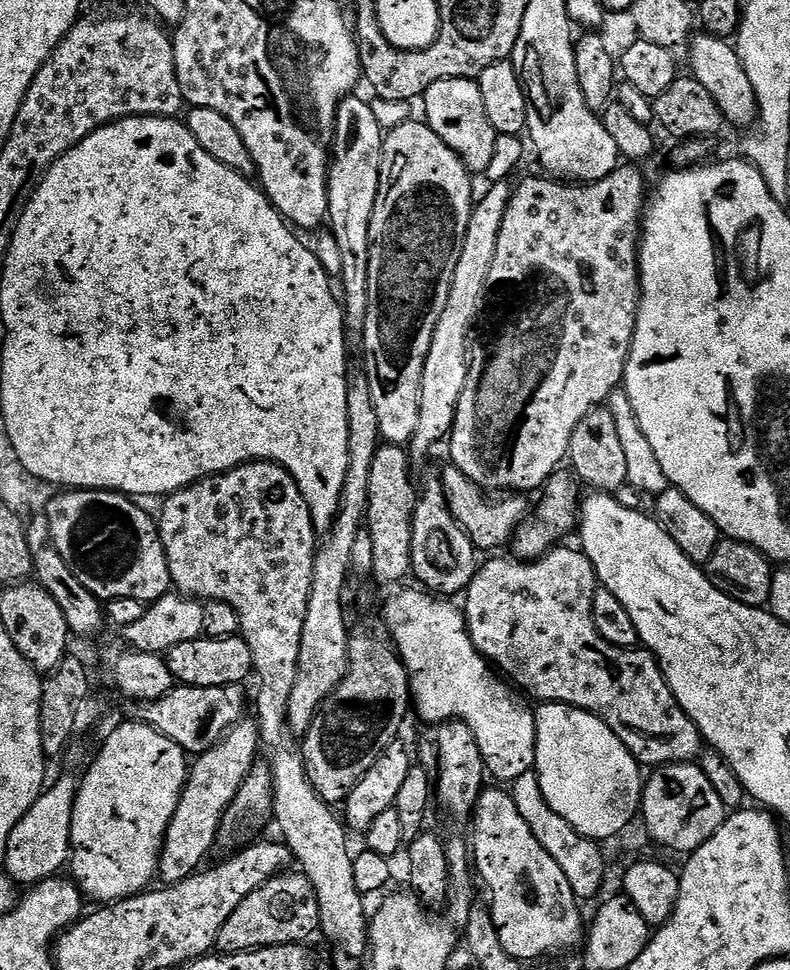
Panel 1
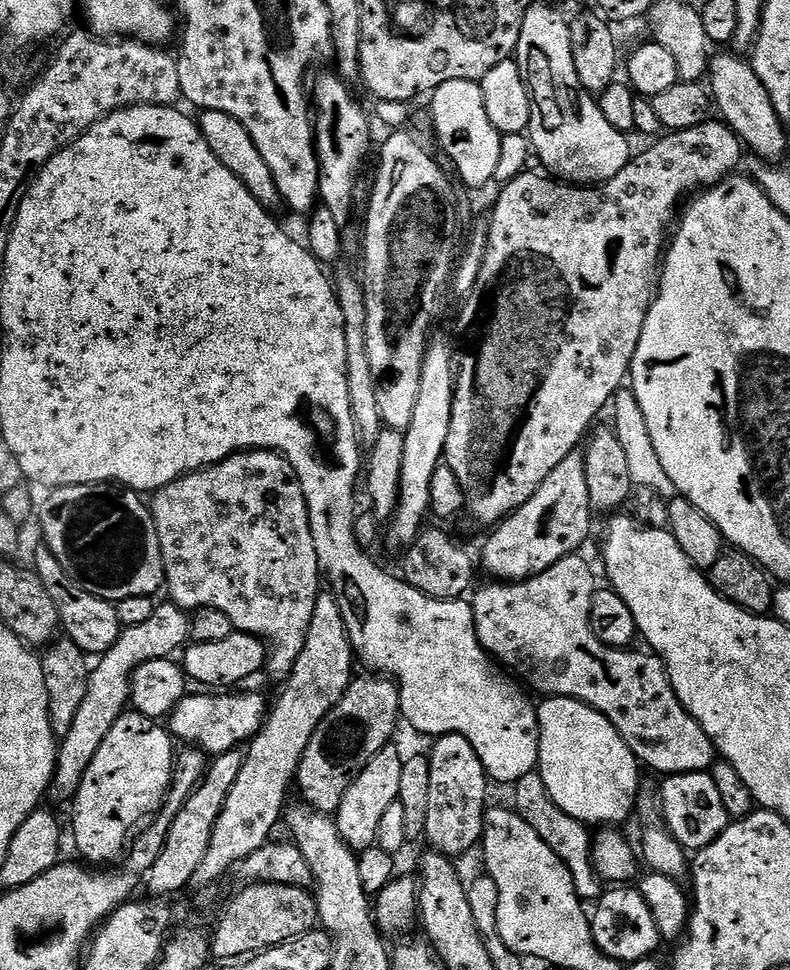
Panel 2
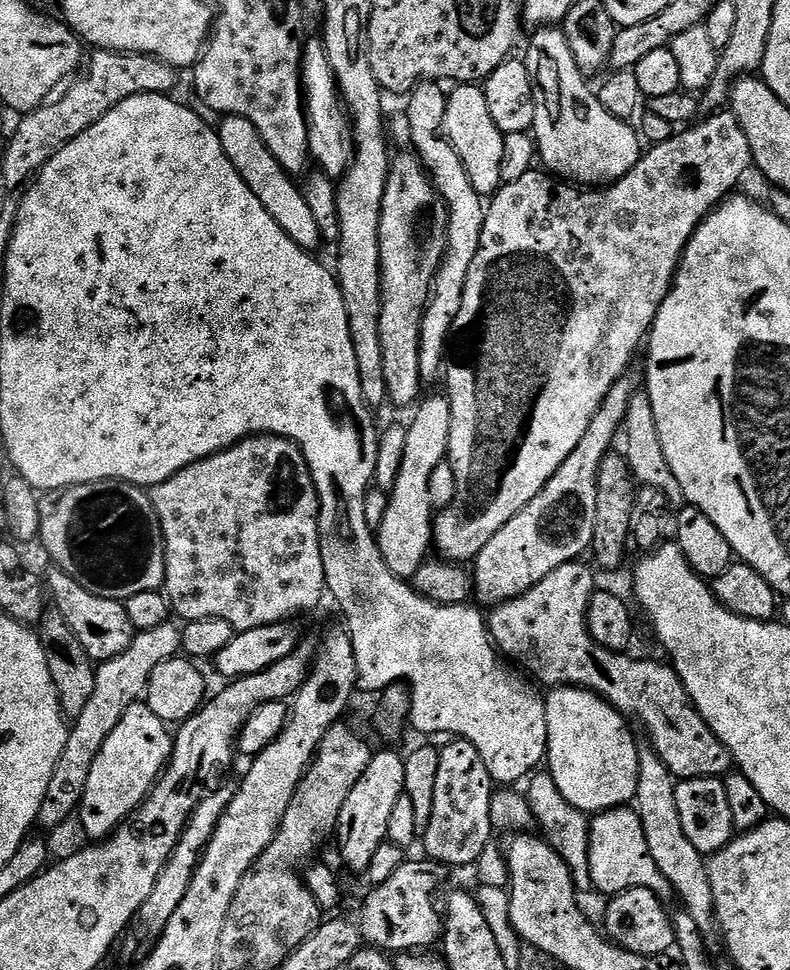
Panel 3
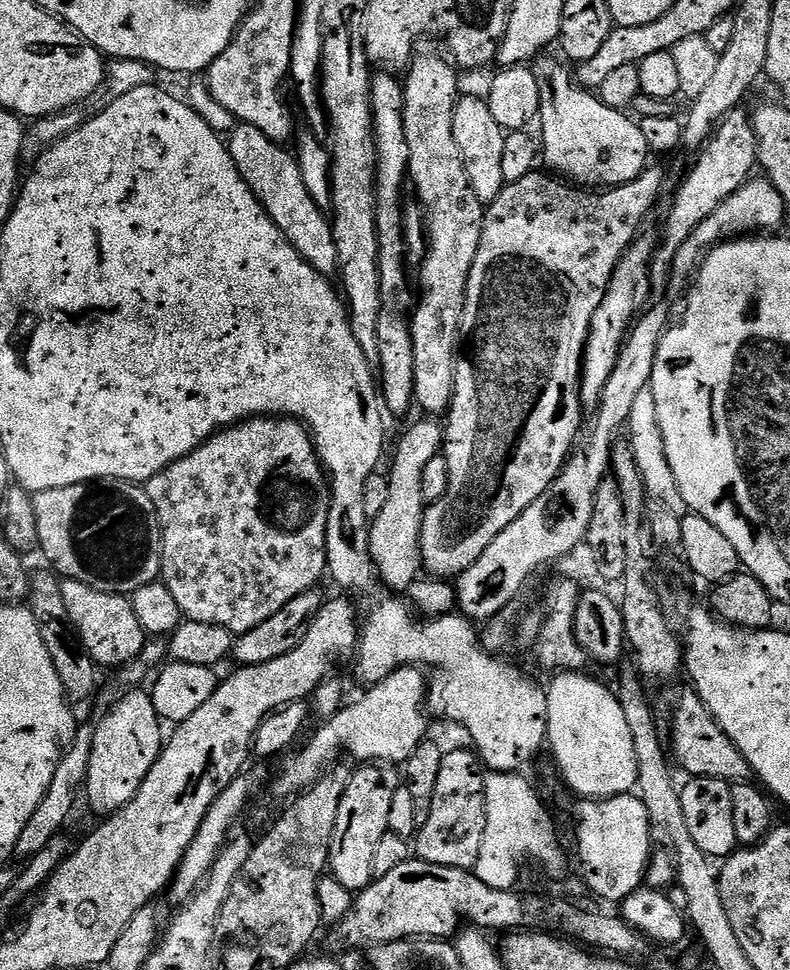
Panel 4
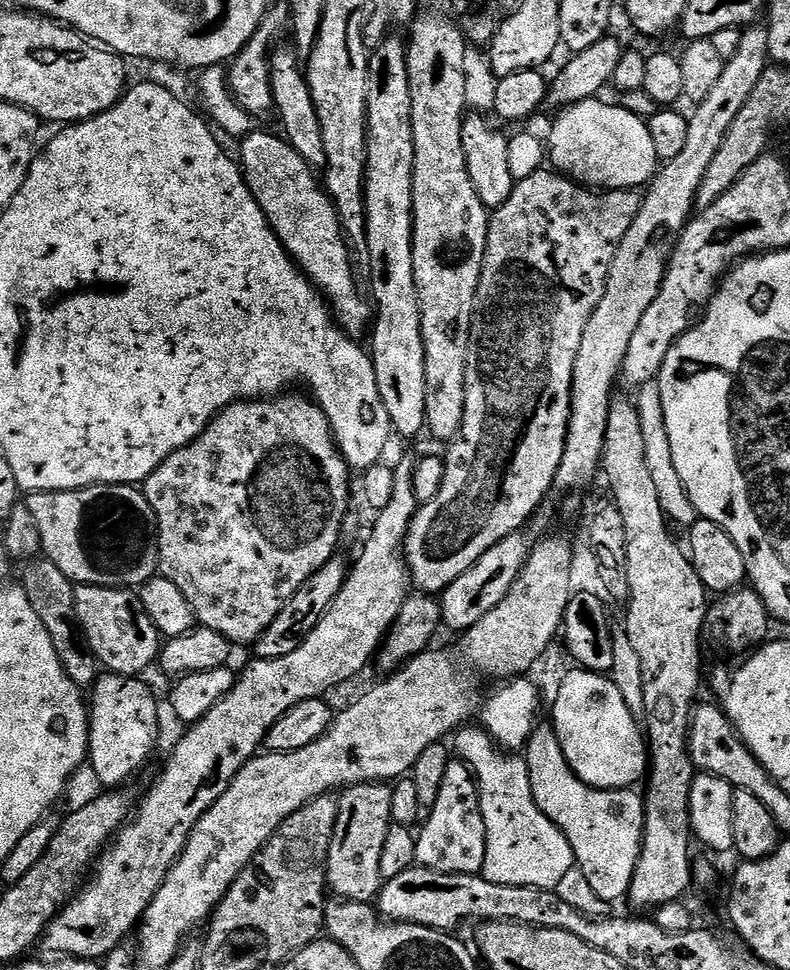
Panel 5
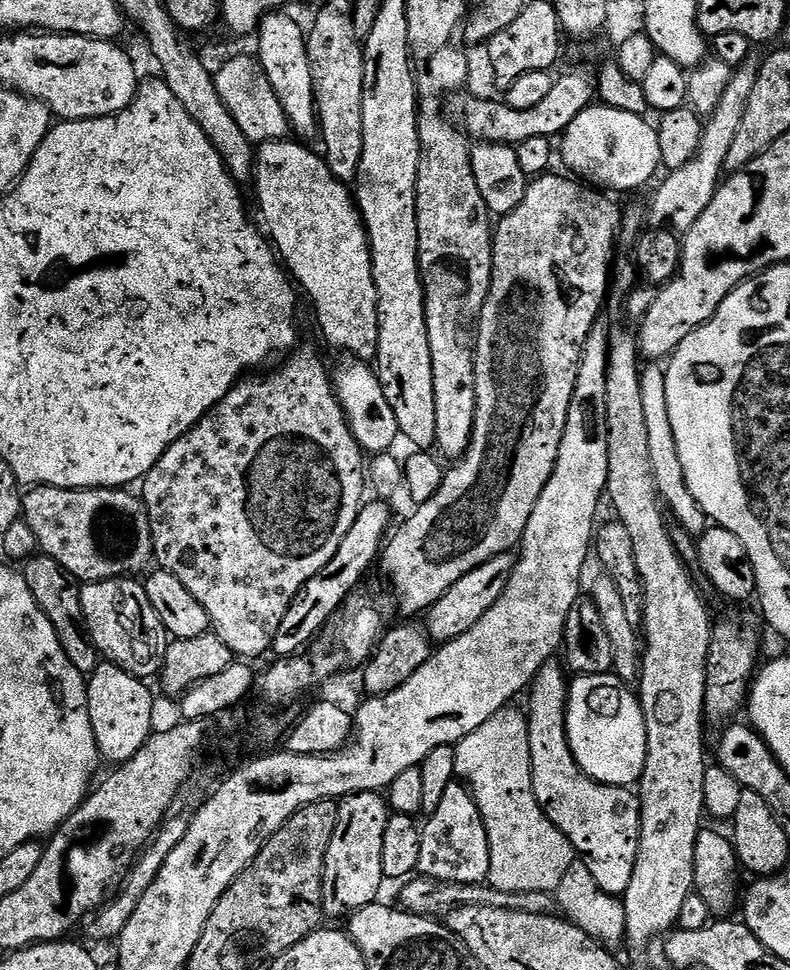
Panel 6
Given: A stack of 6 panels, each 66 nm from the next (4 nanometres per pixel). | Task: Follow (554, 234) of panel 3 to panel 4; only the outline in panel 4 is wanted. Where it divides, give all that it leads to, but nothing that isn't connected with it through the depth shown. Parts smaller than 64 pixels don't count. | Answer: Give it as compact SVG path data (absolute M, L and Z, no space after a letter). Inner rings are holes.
M743 111L731 112L724 121L712 133L711 140L704 145L700 156L692 164L692 169L684 176L684 181L680 184L680 189L676 192L676 197L672 200L672 209L668 212L668 225L664 228L664 244L659 245L658 251L652 262L652 279L660 282L667 281L670 276L670 265L676 256L676 251L683 246L690 238L690 234L726 198L733 196L742 185L748 183L753 175L752 167L757 167L756 159L756 135L752 129L751 119L747 115L743 116ZM648 166L648 167L647 167L647 168L645 168L645 170L644 170L644 172L643 172L643 173L641 173L641 175L640 175L640 176L638 176L638 177L636 177L636 178L634 178L634 180L633 180L633 181L630 181L630 182L626 182L626 183L625 183L625 184L624 184L624 185L618 185L618 186L616 186L616 187L609 187L609 188L608 188L608 189L607 189L607 190L604 190L604 191L600 191L600 190L585 190L585 189L584 189L584 188L583 188L583 187L580 187L580 186L573 186L573 185L572 185L572 184L571 184L571 183L568 183L568 182L565 182L565 181L564 181L564 180L563 180L563 179L560 179L560 178L557 178L557 177L556 177L556 176L555 176L555 175L552 175L552 174L549 174L549 175L550 175L550 176L543 176L543 174L542 174L542 173L540 173L540 170L534 170L534 171L533 171L533 172L532 172L532 173L530 173L530 174L529 174L529 175L528 175L528 176L527 176L527 177L526 177L526 178L522 178L522 179L521 179L521 180L519 180L519 181L518 181L518 182L514 182L514 183L513 183L513 184L505 184L505 185L504 185L504 188L503 188L503 190L502 190L502 191L501 191L501 192L500 192L500 197L498 197L498 198L497 198L497 199L496 199L496 201L495 201L495 202L493 202L493 203L492 203L492 204L489 204L489 205L487 205L487 208L486 208L486 211L485 211L485 214L484 214L484 233L483 233L483 234L482 234L482 238L481 238L481 239L480 239L480 245L479 245L479 246L478 246L478 254L477 254L477 255L476 255L476 263L477 263L477 265L480 265L480 266L483 266L483 264L485 264L485 266L486 266L486 267L488 267L488 269L486 269L486 270L485 270L485 272L484 272L484 301L482 301L482 302L481 302L481 304L480 304L480 313L478 313L478 314L477 314L477 316L476 316L476 329L474 329L474 330L473 330L473 332L472 332L472 345L470 345L470 346L469 346L469 348L468 348L468 357L466 357L466 358L465 358L465 360L464 360L464 357L463 357L463 358L460 358L460 359L457 359L457 361L456 361L456 381L455 381L455 382L454 382L454 390L455 390L455 391L456 391L456 392L455 392L455 394L454 394L454 395L452 395L452 406L451 406L451 408L450 408L450 409L449 409L449 410L448 410L448 412L447 412L447 414L446 414L446 421L447 421L447 420L448 420L448 424L447 424L447 423L445 423L445 424L444 424L444 425L443 425L443 430L444 430L444 447L443 447L443 449L442 449L442 454L443 454L443 456L444 456L444 457L445 457L445 458L447 458L447 459L448 459L448 465L449 465L449 466L450 466L450 482L449 482L449 483L448 483L448 492L447 492L447 493L446 493L446 495L444 495L444 496L443 496L443 497L442 497L442 499L440 499L440 500L439 500L439 501L438 501L438 502L434 502L434 503L433 503L433 504L429 504L429 505L427 505L427 507L425 507L425 509L424 509L424 521L423 521L423 522L422 522L422 538L421 538L421 539L420 539L420 555L421 555L421 557L422 557L422 568L423 568L423 571L424 571L424 572L425 572L425 573L427 573L427 575L428 575L428 576L429 576L429 577L432 577L432 578L459 578L459 576L461 576L461 574L463 574L463 573L464 573L464 572L465 572L465 570L466 570L466 569L467 569L467 568L469 568L469 567L470 567L470 566L474 566L474 562L478 562L478 558L482 558L482 550L486 550L486 546L490 546L490 542L494 542L494 538L498 538L498 534L502 534L502 530L506 530L506 526L510 526L510 522L514 522L514 518L518 518L518 517L519 517L519 516L520 516L520 515L521 515L521 514L522 514L522 510L526 510L526 506L530 506L530 505L531 505L531 504L533 504L533 503L534 503L534 502L535 502L535 500L537 500L537 498L539 498L539 497L540 497L540 495L542 495L542 493L544 493L544 491L545 491L545 490L547 490L547 489L548 489L548 488L549 488L549 487L550 487L550 486L551 486L551 484L552 484L552 483L553 483L553 482L555 482L555 480L556 480L556 477L557 477L557 476L559 476L559 475L560 475L560 473L561 473L561 472L563 472L563 470L564 470L564 466L565 466L565 464L567 464L567 463L568 463L568 461L569 461L569 459L570 459L570 457L571 457L571 456L572 456L572 455L573 455L573 452L574 452L574 447L573 447L573 448L572 448L572 443L574 443L574 442L575 442L575 440L576 440L576 435L578 435L578 434L579 434L579 432L580 432L580 416L581 416L581 417L582 417L582 409L581 409L581 406L580 406L580 365L581 365L581 364L583 364L583 363L584 363L584 347L585 347L585 346L586 346L586 342L587 342L587 341L588 341L588 331L589 331L589 330L590 330L590 322L591 322L591 321L592 321L592 319L593 319L593 318L594 318L594 312L595 312L595 311L596 311L596 310L598 310L598 306L602 306L602 298L603 298L603 297L604 297L604 295L605 295L605 294L606 294L606 290L607 290L607 289L608 289L608 283L609 283L609 282L610 282L610 280L611 280L611 278L612 278L612 275L613 275L613 274L614 274L614 272L615 272L615 270L616 270L616 267L617 267L617 266L618 266L618 264L619 264L619 262L620 262L620 257L621 257L621 256L623 256L623 254L624 254L624 252L625 252L625 251L626 251L626 250L627 250L627 248L629 248L629 246L631 246L631 244L632 244L632 241L633 241L633 240L635 240L635 239L636 239L636 237L637 237L637 235L638 235L638 233L639 233L639 232L640 232L640 231L641 231L641 228L640 228L640 223L642 223L642 222L643 222L643 220L644 220L644 219L646 219L646 218L647 218L647 216L648 216L648 215L650 215L650 214L651 214L651 212L652 212L652 207L654 207L654 206L655 206L655 204L656 204L656 199L658 199L658 198L659 198L659 196L660 196L660 191L662 191L662 190L663 190L663 188L664 188L664 176L663 176L663 174L662 174L662 173L660 173L660 172L659 172L659 170L658 170L658 169L656 169L656 168L653 168L653 166Z

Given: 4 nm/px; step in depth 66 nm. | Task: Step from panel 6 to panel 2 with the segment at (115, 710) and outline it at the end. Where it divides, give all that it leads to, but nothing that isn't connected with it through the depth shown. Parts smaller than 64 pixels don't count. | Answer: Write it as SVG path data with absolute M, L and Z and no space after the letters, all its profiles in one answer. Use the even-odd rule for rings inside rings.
M125 711L124 715L118 718L118 722L114 722L110 734L106 734L106 738L102 741L102 746L98 746L98 754L94 754L94 762L90 762L82 778L82 786L70 805L72 836L76 839L76 848L80 851L81 861L92 866L115 865L112 863L116 859L119 861L125 855L126 845L133 835L132 827L140 823L143 825L164 807L178 755L177 749L172 749L172 744L174 745L174 740L169 729L163 723L142 715L141 712Z

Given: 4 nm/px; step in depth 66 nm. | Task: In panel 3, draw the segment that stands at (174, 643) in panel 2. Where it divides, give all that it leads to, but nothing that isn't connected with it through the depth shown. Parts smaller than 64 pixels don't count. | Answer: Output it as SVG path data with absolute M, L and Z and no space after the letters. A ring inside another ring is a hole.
M169 622L154 626L152 630L136 632L130 646L122 650L122 654L103 661L97 667L94 694L90 694L90 702L86 702L82 714L71 721L62 758L58 758L58 766L54 766L54 775L50 778L42 810L38 810L39 827L56 828L66 823L71 816L73 819L82 802L82 794L86 794L90 766L94 766L94 758L98 758L98 750L102 750L102 742L110 738L110 730L118 726L122 714L126 714L126 710L130 710L130 706L145 695L150 674L154 674L154 666L162 666L162 662L181 655L182 632L174 624Z

